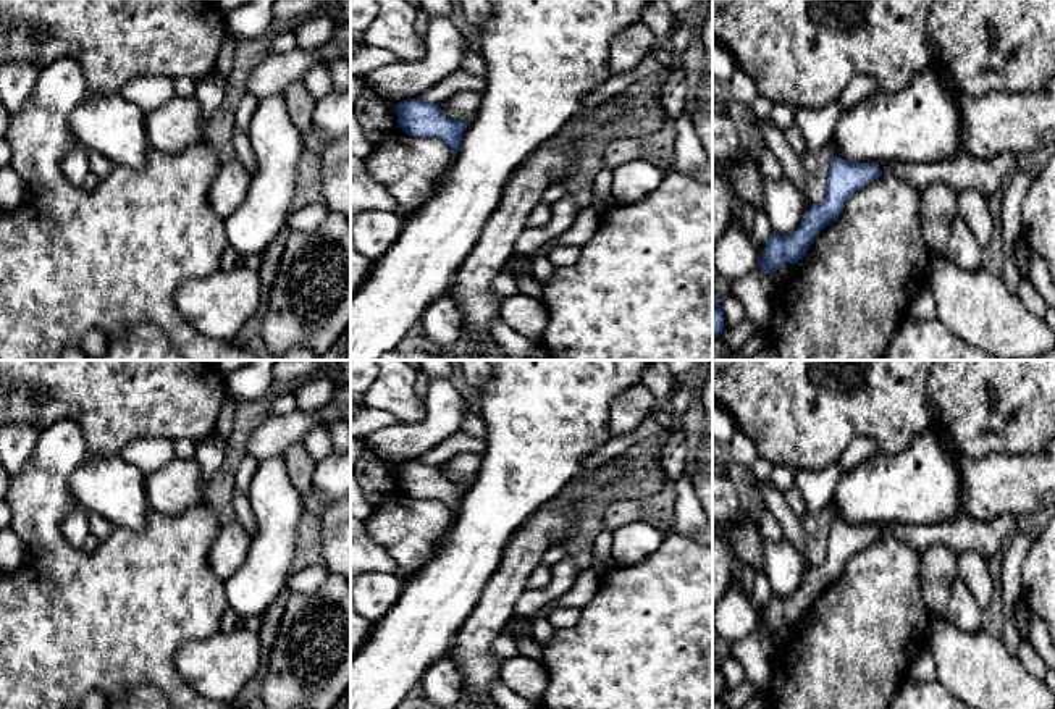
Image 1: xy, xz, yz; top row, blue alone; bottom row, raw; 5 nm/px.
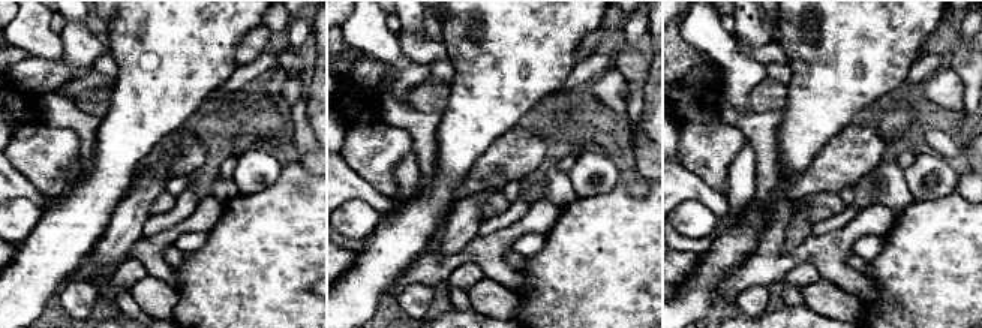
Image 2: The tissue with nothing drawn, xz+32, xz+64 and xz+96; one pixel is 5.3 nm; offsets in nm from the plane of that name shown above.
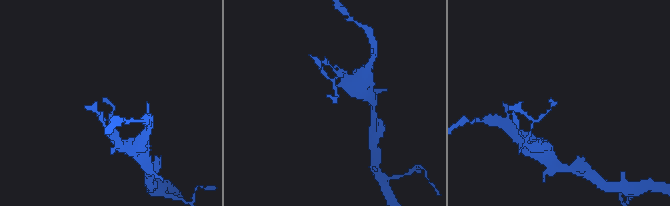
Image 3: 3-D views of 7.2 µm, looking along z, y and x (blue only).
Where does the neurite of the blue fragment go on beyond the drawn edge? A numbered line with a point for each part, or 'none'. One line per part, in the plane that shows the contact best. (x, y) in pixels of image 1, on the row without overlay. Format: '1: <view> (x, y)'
1: yz (986, 538)

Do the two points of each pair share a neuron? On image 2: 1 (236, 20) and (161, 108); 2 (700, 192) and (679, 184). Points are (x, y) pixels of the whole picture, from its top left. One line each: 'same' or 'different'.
1: same
2: same

